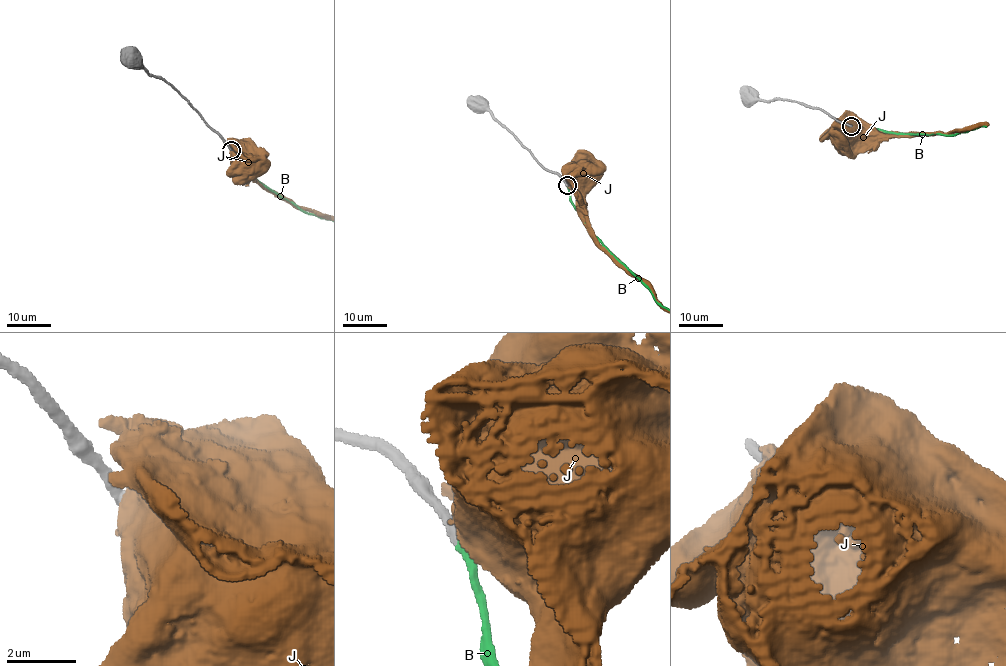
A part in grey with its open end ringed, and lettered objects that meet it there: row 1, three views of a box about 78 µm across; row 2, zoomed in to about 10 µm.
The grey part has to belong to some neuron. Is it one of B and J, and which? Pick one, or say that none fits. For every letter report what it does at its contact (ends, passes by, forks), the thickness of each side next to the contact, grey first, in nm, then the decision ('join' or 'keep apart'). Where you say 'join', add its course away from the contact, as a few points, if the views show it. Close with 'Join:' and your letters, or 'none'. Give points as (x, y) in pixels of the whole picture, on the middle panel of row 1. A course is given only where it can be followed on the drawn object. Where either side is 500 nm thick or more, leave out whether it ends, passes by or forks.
B: it ends | 380/320 nm | join
J: 400/950 nm | keep apart
Join: B

